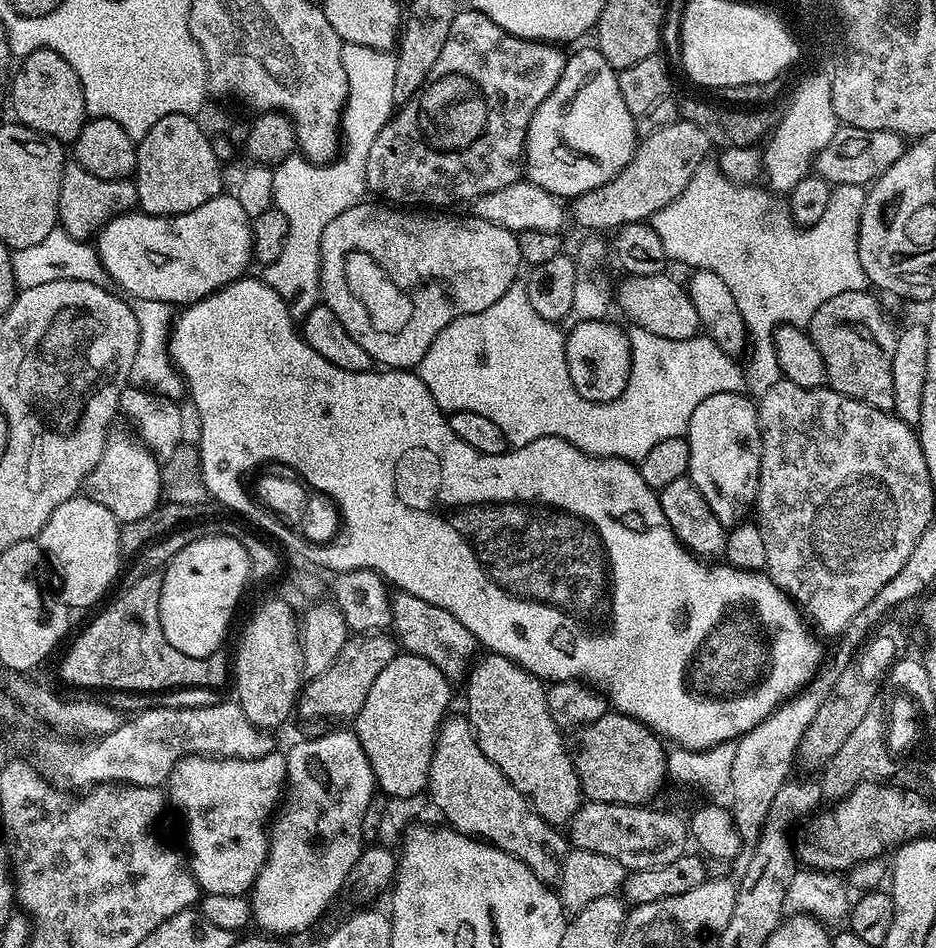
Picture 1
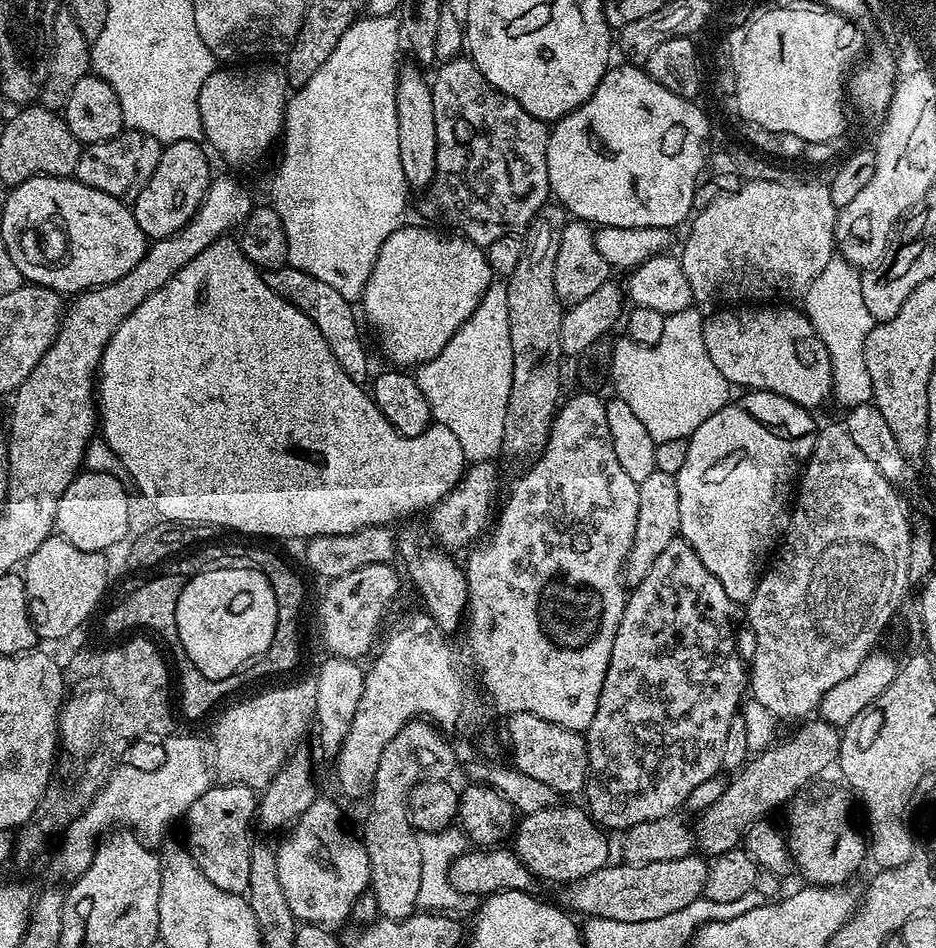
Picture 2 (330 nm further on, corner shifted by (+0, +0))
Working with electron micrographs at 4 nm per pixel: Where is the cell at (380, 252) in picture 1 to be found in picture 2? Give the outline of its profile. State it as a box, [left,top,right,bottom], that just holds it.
[362,228,494,370]

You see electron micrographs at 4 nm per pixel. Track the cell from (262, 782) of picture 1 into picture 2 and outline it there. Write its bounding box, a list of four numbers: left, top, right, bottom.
[275,798,370,926]

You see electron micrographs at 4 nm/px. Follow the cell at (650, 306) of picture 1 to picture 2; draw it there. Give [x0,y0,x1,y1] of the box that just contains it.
[702,306,832,410]

